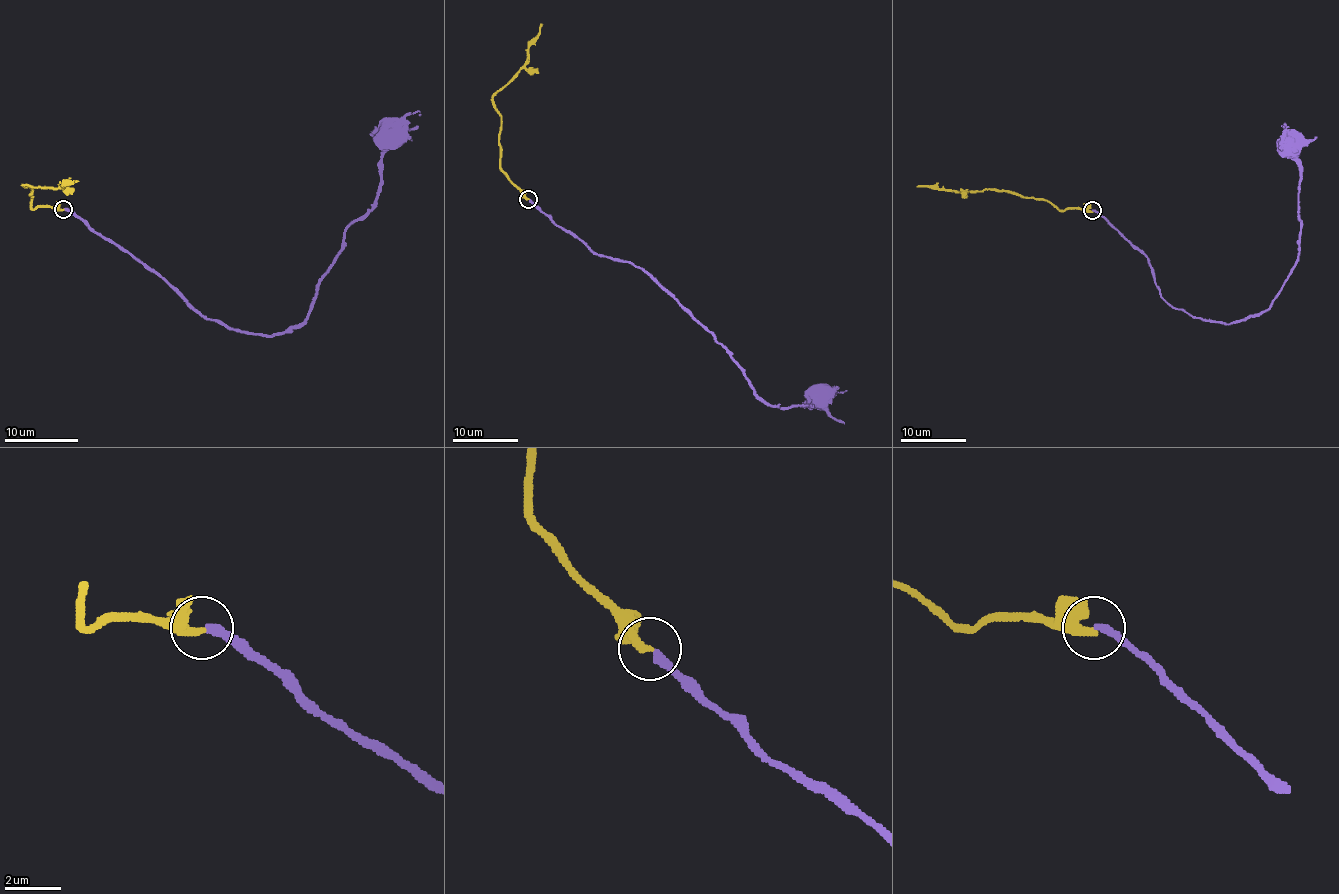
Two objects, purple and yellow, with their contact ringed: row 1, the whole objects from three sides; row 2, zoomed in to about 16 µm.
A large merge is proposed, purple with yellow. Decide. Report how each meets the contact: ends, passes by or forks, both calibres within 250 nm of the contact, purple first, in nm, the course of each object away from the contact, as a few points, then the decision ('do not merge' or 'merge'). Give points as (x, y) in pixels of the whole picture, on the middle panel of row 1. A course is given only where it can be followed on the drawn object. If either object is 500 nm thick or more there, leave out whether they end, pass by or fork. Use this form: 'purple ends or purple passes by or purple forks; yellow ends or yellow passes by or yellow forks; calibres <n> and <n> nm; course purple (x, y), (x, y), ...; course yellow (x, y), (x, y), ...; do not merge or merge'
purple ends; yellow ends; calibres 240 and 280 nm; course purple (530, 199), (597, 253), (631, 262), (657, 281), (726, 350), (767, 404), (810, 406), (820, 396); course yellow (528, 199), (500, 167), (500, 121), (494, 96), (523, 65), (528, 45), (543, 24); do not merge

